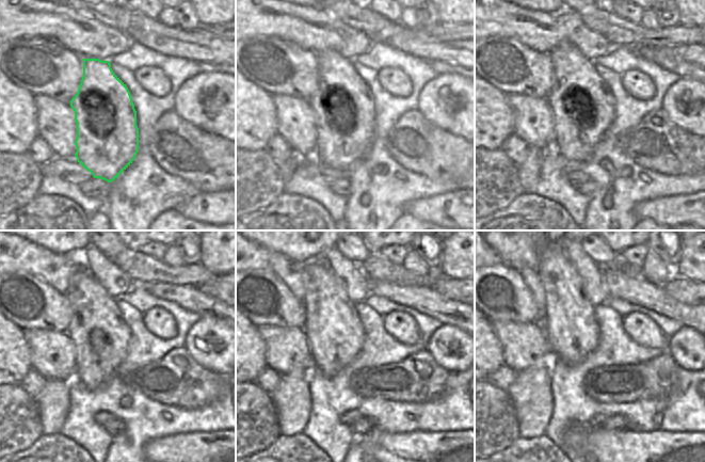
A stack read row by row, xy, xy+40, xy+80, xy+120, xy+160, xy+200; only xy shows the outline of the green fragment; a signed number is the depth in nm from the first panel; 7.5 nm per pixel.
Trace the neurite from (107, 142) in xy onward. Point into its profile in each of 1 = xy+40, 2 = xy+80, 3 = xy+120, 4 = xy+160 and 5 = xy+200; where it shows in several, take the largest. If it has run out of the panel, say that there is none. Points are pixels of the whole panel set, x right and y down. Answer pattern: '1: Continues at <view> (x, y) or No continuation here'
1: Continues at xy+40 (343, 105)
2: Continues at xy+80 (582, 105)
3: Continues at xy+120 (100, 336)
4: Continues at xy+160 (335, 334)
5: Continues at xy+200 (571, 327)

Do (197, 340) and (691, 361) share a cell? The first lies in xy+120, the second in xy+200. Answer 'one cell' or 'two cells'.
one cell

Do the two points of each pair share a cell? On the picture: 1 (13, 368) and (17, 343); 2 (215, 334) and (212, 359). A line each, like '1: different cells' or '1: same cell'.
1: same cell
2: same cell

